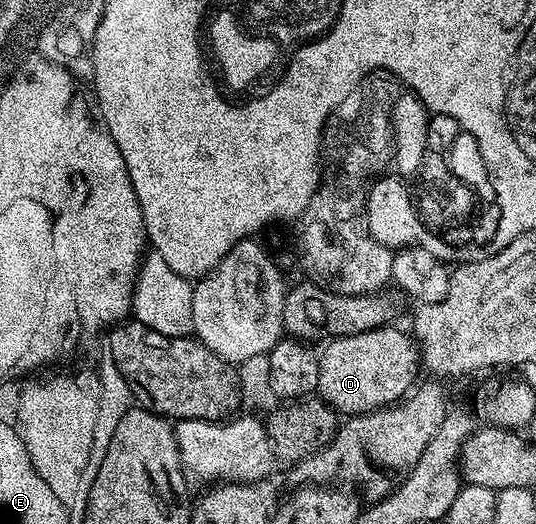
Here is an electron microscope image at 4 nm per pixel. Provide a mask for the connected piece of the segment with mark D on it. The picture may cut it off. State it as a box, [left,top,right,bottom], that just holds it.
[317,324,419,416]

